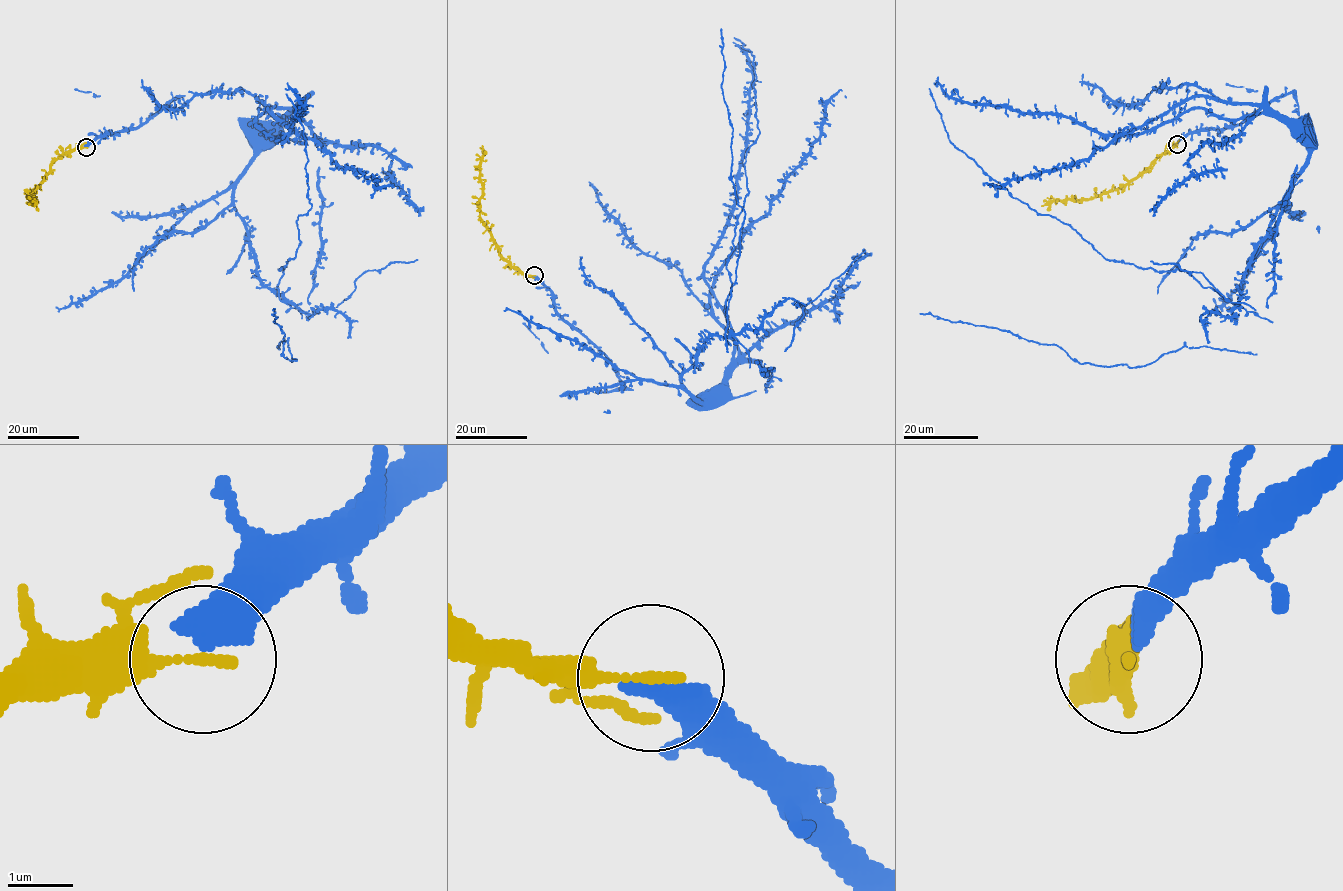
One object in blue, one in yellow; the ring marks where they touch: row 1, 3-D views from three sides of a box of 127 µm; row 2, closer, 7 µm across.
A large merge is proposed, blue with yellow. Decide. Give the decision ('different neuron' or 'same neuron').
same neuron

